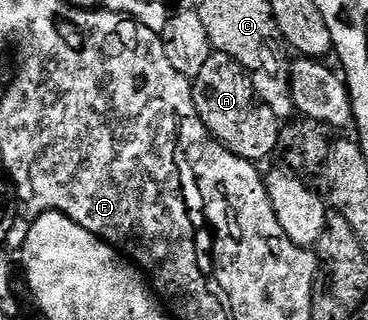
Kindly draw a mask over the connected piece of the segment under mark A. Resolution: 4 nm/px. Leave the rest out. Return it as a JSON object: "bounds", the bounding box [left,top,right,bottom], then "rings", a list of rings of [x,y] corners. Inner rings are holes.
{"bounds":[192,51,280,162],"rings":[[[211,51],[200,74],[193,77],[192,87],[196,114],[204,122],[210,135],[229,152],[242,160],[259,162],[258,160],[264,159],[265,156],[279,151],[280,122],[276,114],[272,114],[272,110],[268,110],[268,106],[259,100],[245,70],[228,54]]]}

